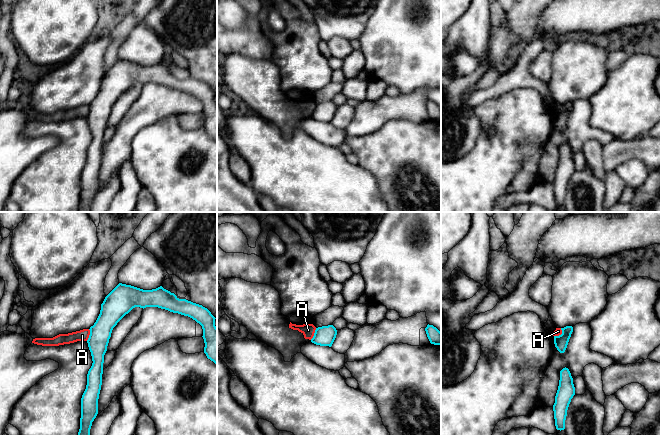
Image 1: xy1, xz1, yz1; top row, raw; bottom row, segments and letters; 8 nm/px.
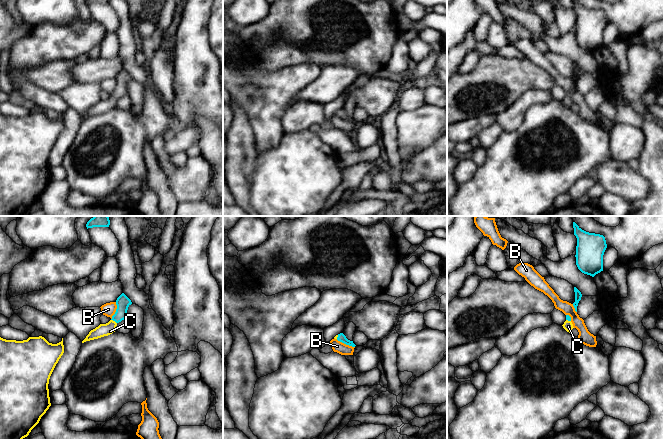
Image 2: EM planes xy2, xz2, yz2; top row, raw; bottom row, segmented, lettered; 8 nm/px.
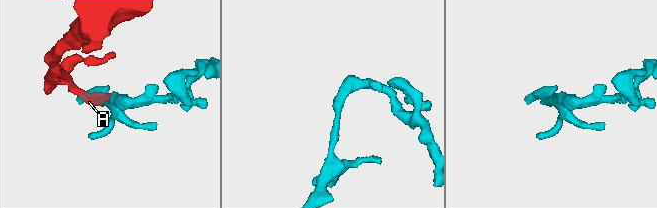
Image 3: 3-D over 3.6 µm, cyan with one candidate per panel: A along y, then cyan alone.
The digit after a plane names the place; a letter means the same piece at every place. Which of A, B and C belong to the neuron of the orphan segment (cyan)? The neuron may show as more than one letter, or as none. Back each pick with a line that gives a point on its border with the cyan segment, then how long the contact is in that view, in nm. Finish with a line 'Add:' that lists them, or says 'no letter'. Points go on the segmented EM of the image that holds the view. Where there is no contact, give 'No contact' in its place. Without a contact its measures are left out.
C: Touches cyan at xy2 (114, 320). Shared border 60 nm
Add: C

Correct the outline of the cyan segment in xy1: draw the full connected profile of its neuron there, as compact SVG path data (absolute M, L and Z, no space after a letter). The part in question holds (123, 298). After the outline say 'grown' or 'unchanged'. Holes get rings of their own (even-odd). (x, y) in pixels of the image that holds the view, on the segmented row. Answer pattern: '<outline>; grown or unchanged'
M119 283L104 299L100 314L90 327L87 340L92 356L92 366L87 374L86 389L81 398L81 418L78 436L90 436L92 422L98 414L98 399L102 385L104 355L113 328L133 308L158 307L188 316L202 326L204 353L217 364L217 327L215 317L202 305L179 299L162 286L143 290Z; unchanged

